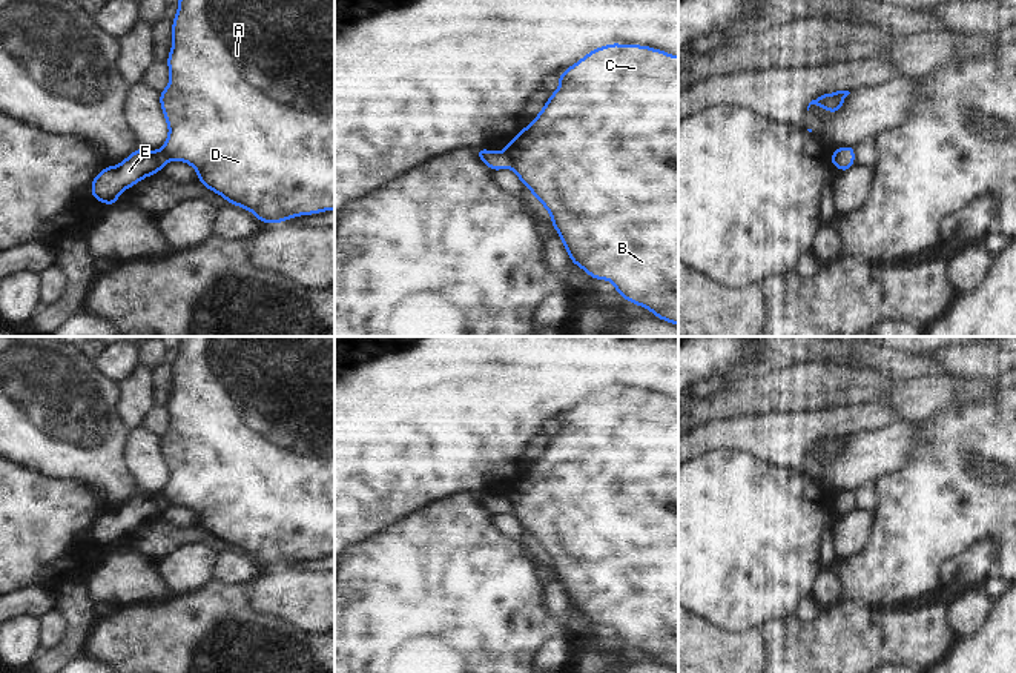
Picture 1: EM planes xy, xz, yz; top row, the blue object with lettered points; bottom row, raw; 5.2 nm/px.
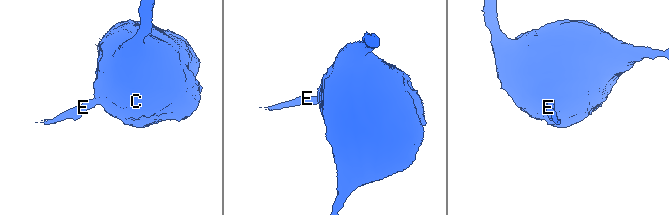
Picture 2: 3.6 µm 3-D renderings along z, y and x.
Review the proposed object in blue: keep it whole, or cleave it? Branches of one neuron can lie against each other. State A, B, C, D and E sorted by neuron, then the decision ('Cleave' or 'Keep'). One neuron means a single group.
Groups: A B C D / E. Cleave.

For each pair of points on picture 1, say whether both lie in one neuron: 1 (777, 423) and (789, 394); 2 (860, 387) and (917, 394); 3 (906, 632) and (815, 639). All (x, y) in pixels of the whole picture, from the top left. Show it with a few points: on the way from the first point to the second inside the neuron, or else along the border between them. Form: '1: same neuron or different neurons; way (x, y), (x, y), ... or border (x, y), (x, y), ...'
1: different neurons; border (817, 411), (745, 414)
2: different neurons; border (898, 381), (881, 401)
3: same neuron; way (883, 636), (838, 639)

